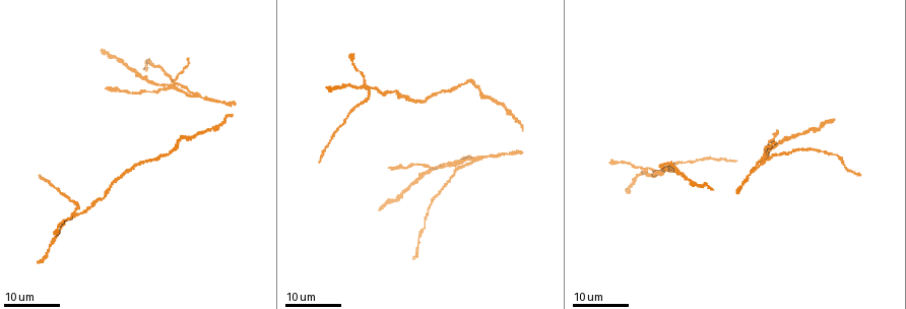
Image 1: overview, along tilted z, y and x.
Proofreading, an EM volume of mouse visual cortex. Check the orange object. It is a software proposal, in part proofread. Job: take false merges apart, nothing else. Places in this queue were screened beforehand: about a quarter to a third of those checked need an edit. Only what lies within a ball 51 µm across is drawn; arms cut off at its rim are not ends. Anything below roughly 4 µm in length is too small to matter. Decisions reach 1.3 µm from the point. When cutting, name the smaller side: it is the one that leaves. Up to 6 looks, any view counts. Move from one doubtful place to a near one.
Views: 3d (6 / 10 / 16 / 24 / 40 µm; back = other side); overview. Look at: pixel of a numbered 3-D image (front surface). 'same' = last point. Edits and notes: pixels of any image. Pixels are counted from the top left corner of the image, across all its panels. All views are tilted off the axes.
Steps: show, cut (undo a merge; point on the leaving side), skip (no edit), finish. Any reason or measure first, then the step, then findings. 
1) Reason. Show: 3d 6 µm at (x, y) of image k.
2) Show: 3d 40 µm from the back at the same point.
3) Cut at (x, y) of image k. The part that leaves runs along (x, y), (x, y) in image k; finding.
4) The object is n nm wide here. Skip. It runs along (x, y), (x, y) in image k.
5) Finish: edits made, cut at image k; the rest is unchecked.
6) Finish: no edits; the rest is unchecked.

Two arms at a narrow angle. Show: 3d 16 µm at (458, 163) of image 1.

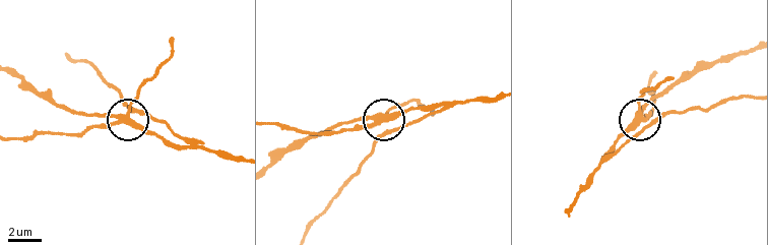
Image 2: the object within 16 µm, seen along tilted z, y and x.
Show: 3d 6 µm at (642, 115) of image 2.

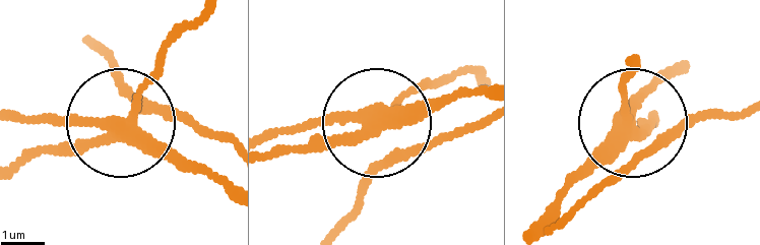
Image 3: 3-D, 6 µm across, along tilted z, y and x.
Cut at (70, 156) of image 3. The part that leaves runs along (118, 132), (14, 158) in image 3; a second neuron is stuck on.

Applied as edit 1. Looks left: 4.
Show: 3d 16 µm at (487, 156) of image 1.

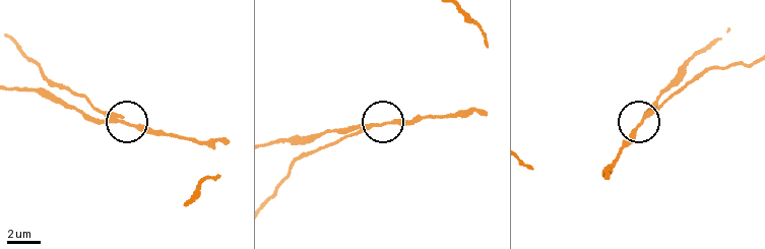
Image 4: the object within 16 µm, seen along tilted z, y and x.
Show: 3d 6 µm at (126, 123) of image 4.

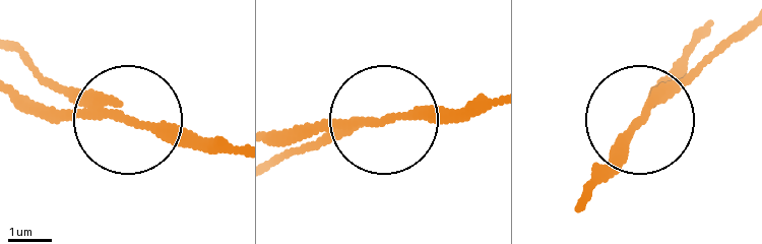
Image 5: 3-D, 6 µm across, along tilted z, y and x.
Cut at (40, 83) of image 5. The part that leaves runs along (89, 103), (23, 63) in image 5; two neurons meet here.

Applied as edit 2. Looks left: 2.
Finish: edits made, cut at image 3, cut at image 5; the rest is unchecked.

